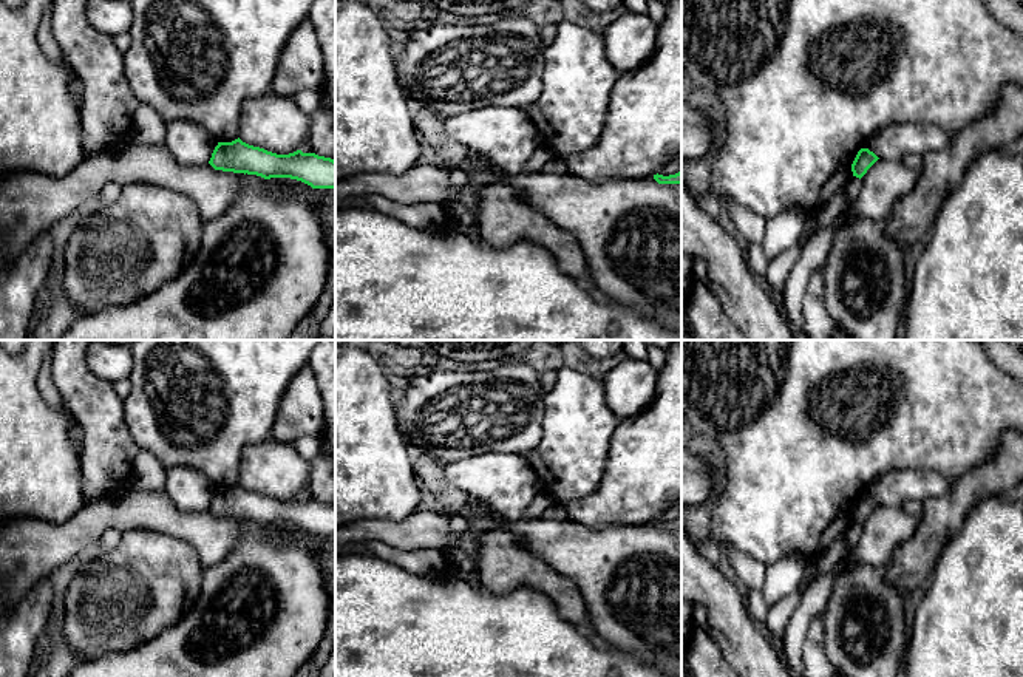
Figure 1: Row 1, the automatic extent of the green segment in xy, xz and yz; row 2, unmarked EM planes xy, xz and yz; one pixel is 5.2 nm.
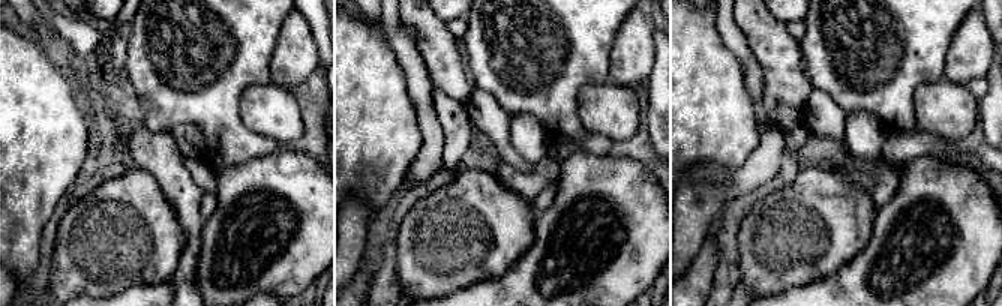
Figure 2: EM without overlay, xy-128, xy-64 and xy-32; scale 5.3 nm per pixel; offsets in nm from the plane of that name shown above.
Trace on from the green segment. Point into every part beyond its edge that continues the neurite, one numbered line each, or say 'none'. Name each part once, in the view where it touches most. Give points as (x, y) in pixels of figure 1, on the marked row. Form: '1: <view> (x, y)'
none

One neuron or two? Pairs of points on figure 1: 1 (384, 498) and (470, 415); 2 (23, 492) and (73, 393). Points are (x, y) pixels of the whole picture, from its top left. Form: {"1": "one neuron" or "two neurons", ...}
{"1": "two neurons", "2": "two neurons"}

